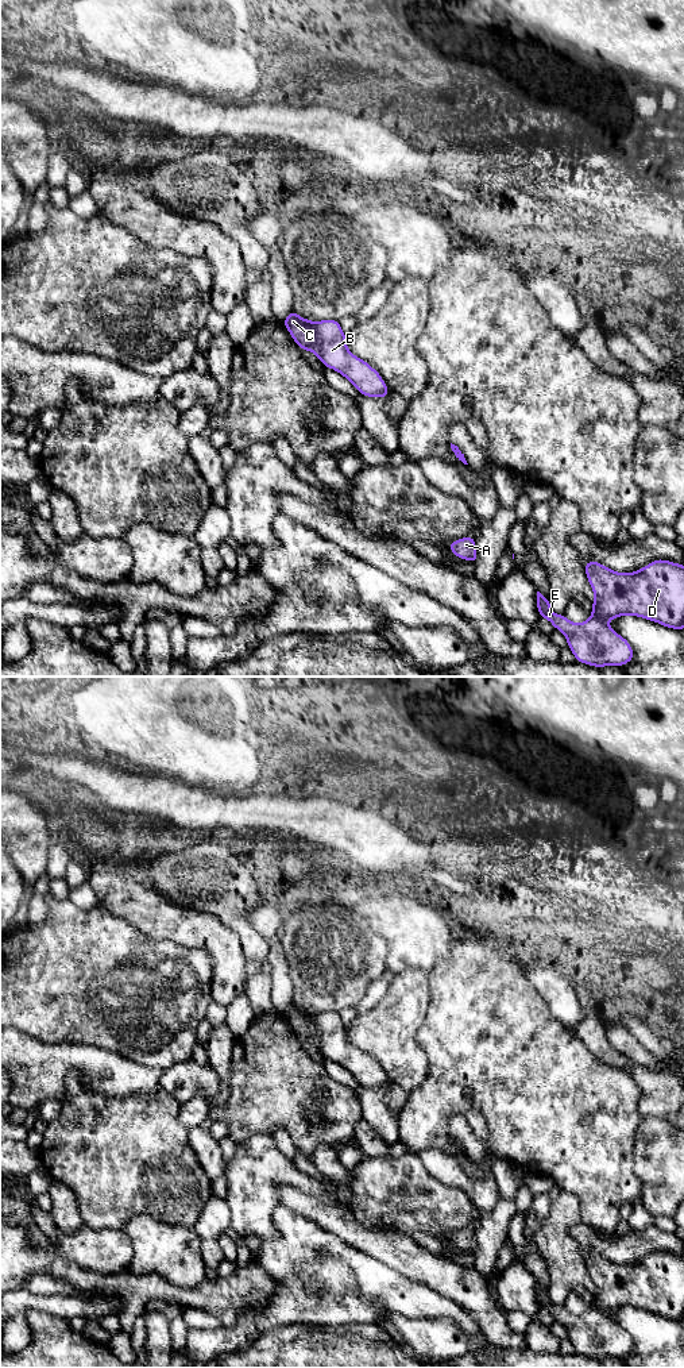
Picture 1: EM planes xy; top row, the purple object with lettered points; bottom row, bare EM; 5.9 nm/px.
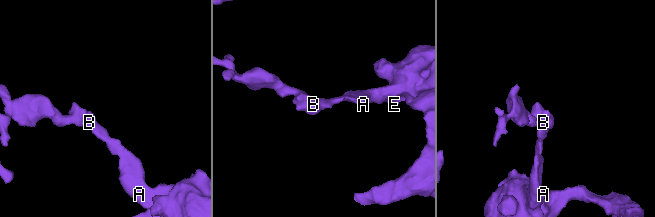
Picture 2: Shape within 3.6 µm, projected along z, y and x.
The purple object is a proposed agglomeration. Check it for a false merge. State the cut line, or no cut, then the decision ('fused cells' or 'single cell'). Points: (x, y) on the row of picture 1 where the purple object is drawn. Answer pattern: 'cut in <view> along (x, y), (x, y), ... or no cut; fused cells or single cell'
cut in xy along (306, 322), (305, 326), (320, 349), (320, 358); fused cells

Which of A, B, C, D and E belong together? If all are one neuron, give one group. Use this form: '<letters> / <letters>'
A B D E / C

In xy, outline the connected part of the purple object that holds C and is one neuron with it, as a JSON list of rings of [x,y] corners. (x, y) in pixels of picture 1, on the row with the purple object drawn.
[[[294,311],[282,321],[297,346],[301,350],[312,351],[318,358],[321,348],[312,336],[310,330],[305,325],[306,323],[310,323],[310,320],[298,316]]]

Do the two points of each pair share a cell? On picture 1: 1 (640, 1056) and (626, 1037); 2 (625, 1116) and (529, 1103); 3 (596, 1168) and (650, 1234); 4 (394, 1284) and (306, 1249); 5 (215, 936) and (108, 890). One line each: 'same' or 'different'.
1: same
2: same
3: different
4: same
5: same

